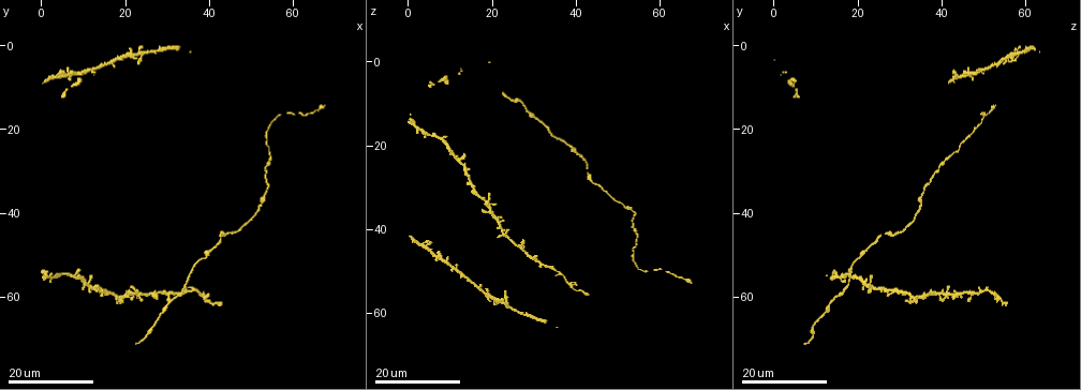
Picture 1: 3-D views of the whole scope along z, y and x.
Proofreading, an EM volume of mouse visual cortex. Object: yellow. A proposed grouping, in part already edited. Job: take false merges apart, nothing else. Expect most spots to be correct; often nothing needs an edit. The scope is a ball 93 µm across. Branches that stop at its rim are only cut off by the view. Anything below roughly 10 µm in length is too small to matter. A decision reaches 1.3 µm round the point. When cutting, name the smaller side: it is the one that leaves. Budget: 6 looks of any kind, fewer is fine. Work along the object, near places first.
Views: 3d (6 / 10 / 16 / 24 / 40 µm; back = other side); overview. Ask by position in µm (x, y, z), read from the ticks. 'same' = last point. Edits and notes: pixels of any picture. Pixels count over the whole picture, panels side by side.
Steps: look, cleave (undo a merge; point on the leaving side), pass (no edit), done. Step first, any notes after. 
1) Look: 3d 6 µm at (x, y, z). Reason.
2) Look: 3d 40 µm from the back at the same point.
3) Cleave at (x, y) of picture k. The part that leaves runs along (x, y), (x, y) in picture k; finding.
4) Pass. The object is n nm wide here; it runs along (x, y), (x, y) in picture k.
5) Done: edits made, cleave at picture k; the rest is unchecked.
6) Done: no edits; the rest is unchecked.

Look: 3d 16 µm at (18.5, 60.0, 32.5). Side arm on a straight run.

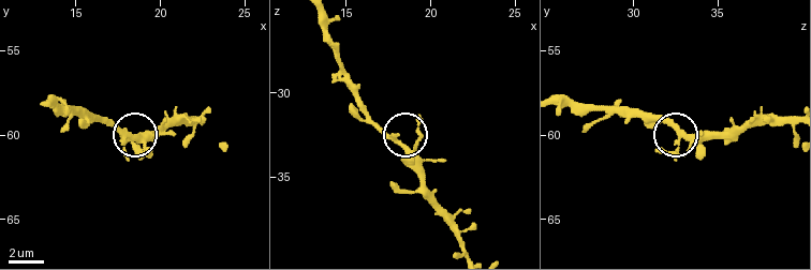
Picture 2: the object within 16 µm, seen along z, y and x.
Look: 3d 10 µm at (18.2, 60.0, 33.2).

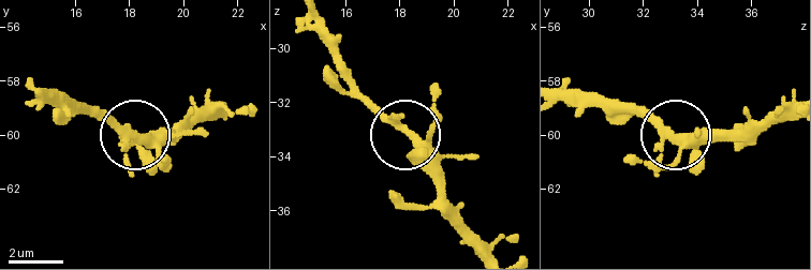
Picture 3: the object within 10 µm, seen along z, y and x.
Pass. 3 arms meet here; it runs along (792, 115), (667, 135), (628, 103) in picture 3; one neuron here.

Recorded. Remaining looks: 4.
Look: 3d 24 µm at (21.5, 59.5, 39.5). Four-way junction.

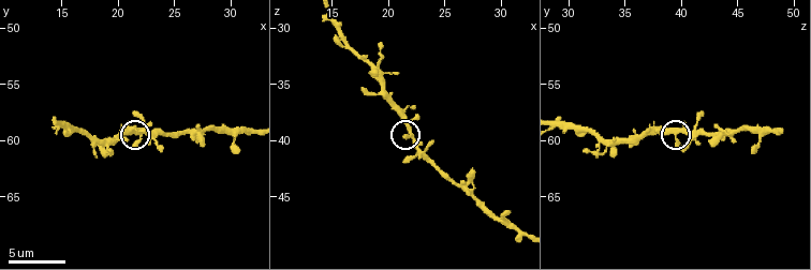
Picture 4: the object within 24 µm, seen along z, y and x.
Look: 3d 6 µm at (21.8, 59.0, 39.2).

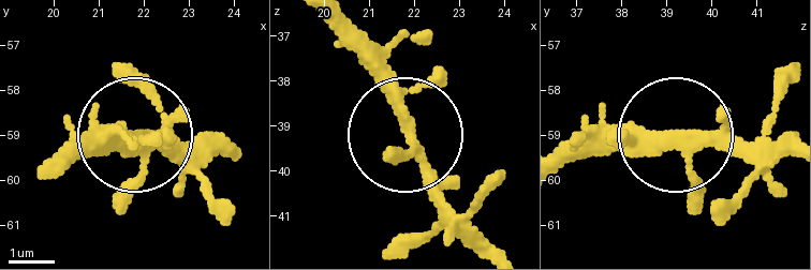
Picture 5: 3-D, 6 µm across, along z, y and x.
Pass. It runs along (225, 147), (79, 135) in picture 5; continuous, no second neuron.

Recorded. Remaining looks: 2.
Done: no edits; the rest is unchecked.

